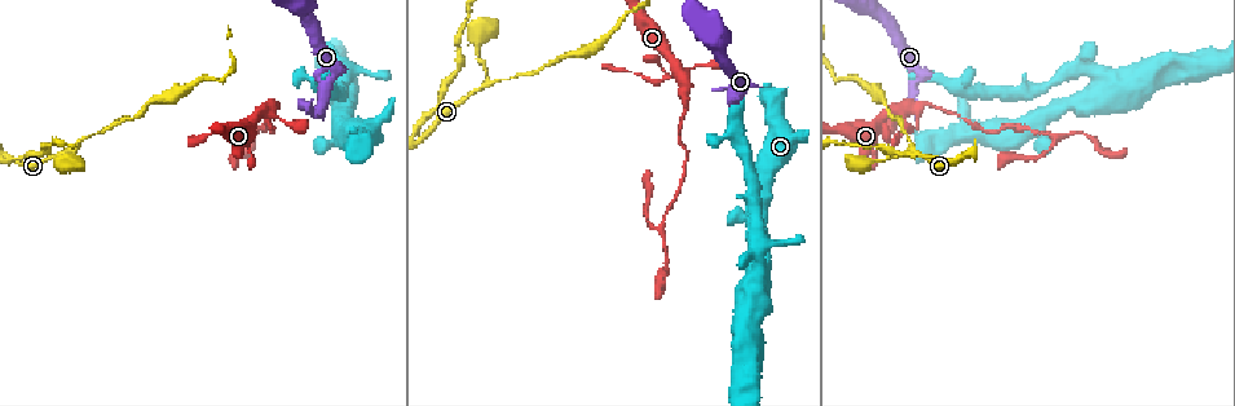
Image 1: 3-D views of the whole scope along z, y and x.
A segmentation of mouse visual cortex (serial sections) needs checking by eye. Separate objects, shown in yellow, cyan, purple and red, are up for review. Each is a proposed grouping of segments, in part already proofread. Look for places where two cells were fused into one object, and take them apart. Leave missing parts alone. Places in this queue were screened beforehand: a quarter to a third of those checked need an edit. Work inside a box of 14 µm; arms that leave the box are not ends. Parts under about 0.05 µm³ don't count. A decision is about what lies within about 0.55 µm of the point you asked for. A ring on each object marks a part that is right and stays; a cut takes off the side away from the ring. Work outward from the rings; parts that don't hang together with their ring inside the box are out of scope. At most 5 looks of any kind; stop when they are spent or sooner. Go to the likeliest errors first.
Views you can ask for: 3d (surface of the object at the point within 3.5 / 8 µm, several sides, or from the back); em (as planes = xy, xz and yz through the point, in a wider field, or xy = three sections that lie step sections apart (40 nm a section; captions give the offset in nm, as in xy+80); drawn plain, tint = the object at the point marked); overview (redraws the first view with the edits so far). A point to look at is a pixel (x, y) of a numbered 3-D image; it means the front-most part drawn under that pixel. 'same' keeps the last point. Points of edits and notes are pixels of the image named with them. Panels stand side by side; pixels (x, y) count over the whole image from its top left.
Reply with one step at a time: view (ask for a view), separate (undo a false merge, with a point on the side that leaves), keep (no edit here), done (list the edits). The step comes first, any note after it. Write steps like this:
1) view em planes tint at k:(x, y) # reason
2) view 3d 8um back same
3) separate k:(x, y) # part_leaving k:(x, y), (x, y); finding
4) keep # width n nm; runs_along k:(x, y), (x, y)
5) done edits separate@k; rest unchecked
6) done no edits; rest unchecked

view 3d 3.5um at 1:(664, 70) # three-way junction

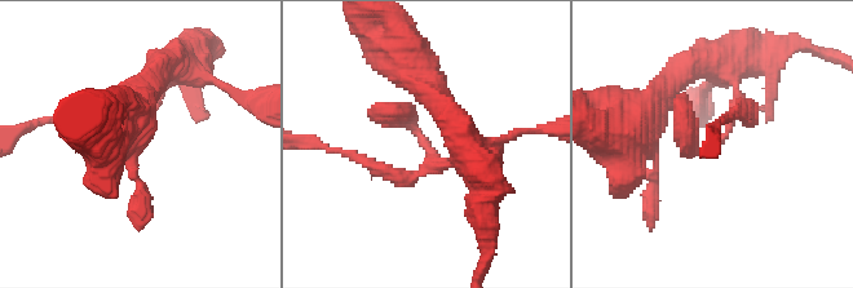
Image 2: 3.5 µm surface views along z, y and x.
view em xy step 1 tint at 2:(723, 137) # arms 3; arm_widths 200, 250, 300 nm

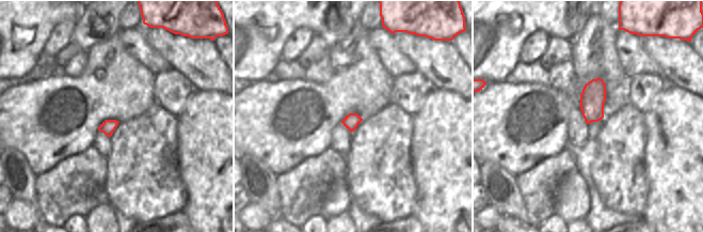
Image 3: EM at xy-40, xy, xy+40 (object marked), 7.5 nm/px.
view em xy step 5 tint same # cut it another way

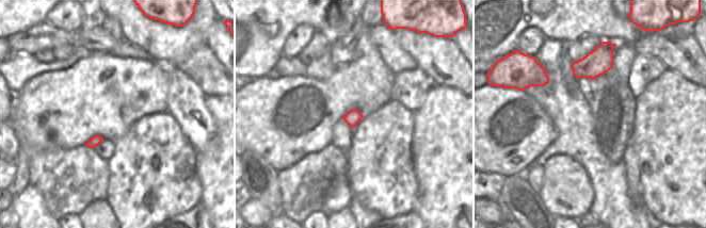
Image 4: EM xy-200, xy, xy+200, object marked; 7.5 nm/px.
keep # runs_along 2:(182, 61), (131, 153), (94, 120); continuous, no second cell

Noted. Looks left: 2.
view 3d 3.5um at 1:(11, 157) # abrupt turn

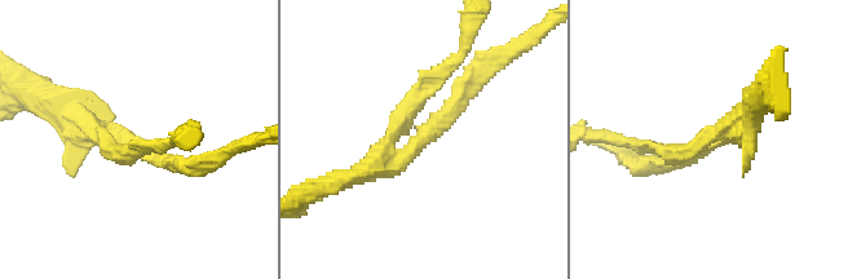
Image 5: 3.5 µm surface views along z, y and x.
view em xy step 1 tint at 5:(430, 131) # arms 3; arm_widths 200, 200, 250 nm

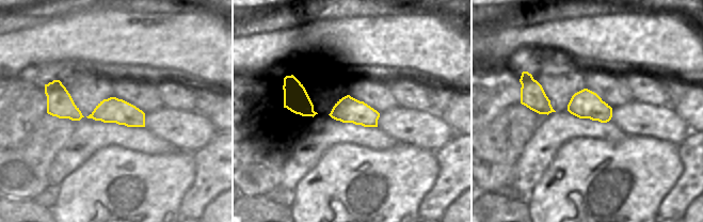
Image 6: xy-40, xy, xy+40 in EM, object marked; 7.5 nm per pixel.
keep # width 190 nm; runs_along 5:(194, 165), (119, 153), (154, 145); one cell here

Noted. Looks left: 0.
done no edits; rest unchecked

